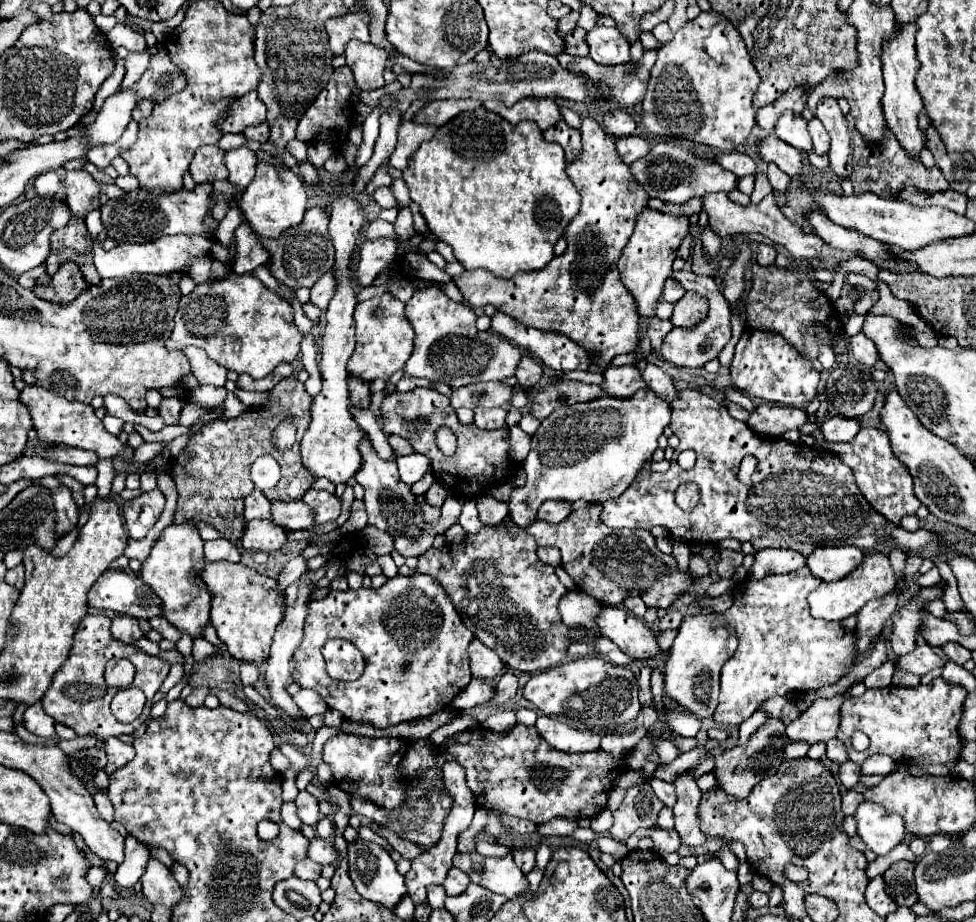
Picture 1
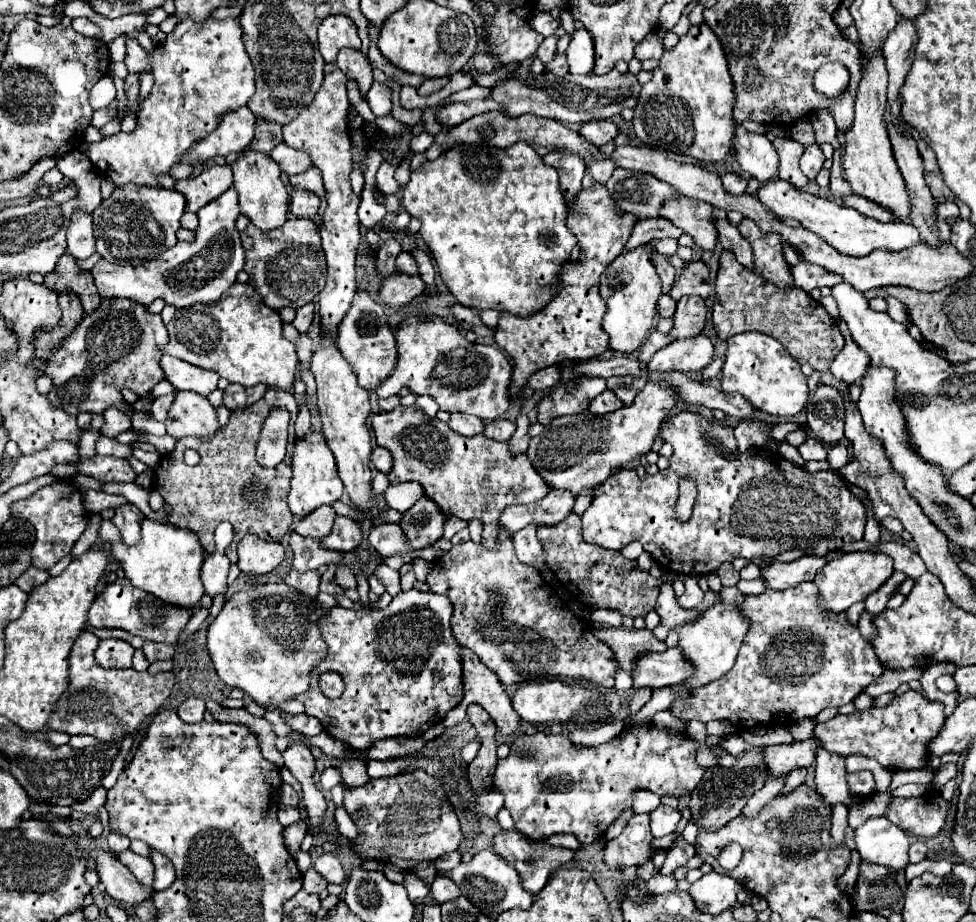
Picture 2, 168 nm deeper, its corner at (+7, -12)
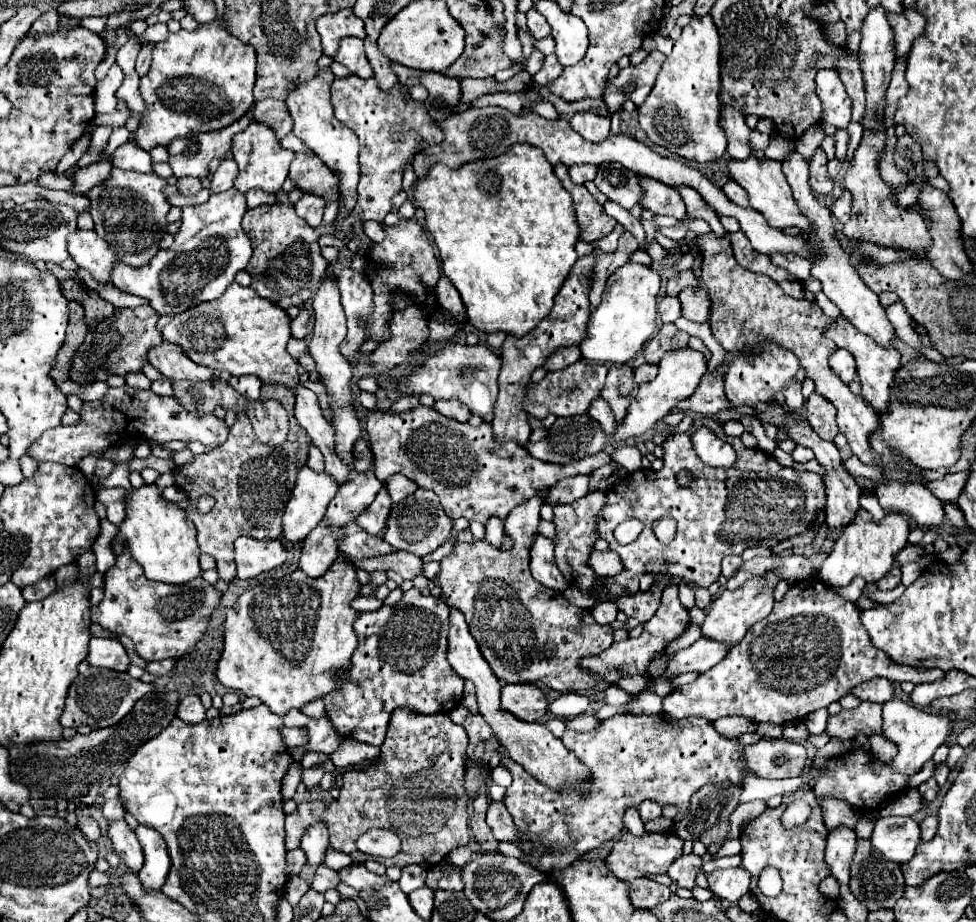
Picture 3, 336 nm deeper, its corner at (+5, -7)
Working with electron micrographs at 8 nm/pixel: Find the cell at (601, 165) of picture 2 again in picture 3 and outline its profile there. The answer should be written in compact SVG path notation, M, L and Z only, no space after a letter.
M577 165L577 167L569 167L569 177L573 183L583 185L585 181L593 181L593 173L597 173L595 165Z

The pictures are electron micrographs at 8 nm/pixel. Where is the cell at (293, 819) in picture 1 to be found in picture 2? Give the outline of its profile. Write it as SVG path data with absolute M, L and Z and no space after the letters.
M281 806L279 808L279 822L283 824L283 826L291 826L291 824L295 824L297 820L299 820L299 808L291 808L291 806Z

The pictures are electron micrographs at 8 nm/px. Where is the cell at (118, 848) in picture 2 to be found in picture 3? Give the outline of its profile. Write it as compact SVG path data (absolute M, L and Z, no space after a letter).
M107 799L107 801L103 803L103 815L105 815L105 819L109 819L109 821L113 821L113 819L123 819L123 817L125 817L125 809L123 809L123 805L121 805L119 799Z

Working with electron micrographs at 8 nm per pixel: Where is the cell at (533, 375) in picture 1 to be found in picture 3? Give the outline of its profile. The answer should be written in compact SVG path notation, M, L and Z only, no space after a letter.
M571 345L571 347L561 347L561 349L557 349L553 355L549 355L549 359L545 361L545 369L547 369L547 371L559 371L559 369L563 369L563 367L567 367L567 365L577 363L579 359L581 359L579 347L575 347L575 345Z

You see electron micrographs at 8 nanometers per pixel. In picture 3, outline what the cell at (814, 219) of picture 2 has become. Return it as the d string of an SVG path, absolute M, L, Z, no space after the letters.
M751 153L745 161L729 161L727 163L727 175L735 183L739 183L751 197L751 207L759 211L767 223L775 229L785 229L785 227L799 227L801 231L809 231L809 219L805 219L799 211L797 205L793 203L793 195L789 191L789 183L785 175L781 173L781 163L773 159L757 159L755 153Z

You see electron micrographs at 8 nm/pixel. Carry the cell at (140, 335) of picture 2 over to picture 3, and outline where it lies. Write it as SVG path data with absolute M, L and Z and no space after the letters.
M141 305L135 309L123 309L121 315L105 319L97 327L89 329L83 345L73 357L71 381L87 385L93 381L105 381L109 375L125 375L131 371L141 371L141 367L147 363L149 347L163 341L161 333L155 327L157 319L159 319L157 313L149 305Z

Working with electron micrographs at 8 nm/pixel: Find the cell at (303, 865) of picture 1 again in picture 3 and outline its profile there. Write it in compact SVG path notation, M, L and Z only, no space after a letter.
M327 865L317 867L315 879L313 879L313 889L315 889L315 891L325 893L325 891L329 891L329 889L337 889L339 883L341 883L341 879L339 879L339 873L337 873L337 871L329 869Z

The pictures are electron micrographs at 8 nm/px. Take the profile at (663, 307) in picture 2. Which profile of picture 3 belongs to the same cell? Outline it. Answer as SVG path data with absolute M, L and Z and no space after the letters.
M663 297L659 303L659 315L661 321L677 321L681 317L681 307L679 307L679 299L677 297Z

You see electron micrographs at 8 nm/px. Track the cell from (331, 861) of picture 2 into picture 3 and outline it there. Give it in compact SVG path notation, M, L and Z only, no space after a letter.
M349 865L345 869L339 871L341 875L341 881L355 887L355 889L377 889L377 887L383 887L389 883L389 877L387 875L375 875L375 873L369 873L363 865Z

